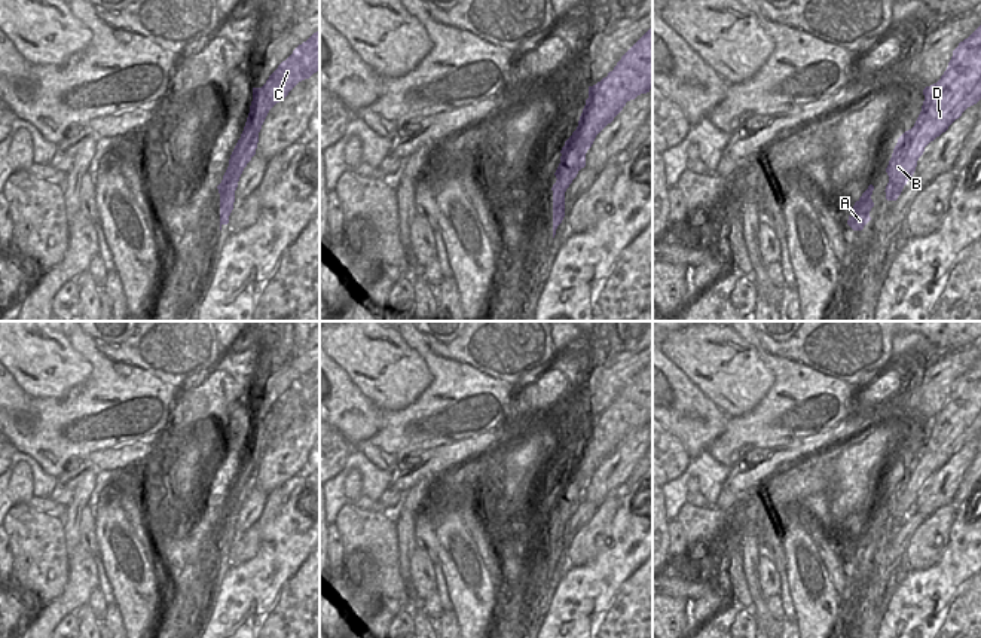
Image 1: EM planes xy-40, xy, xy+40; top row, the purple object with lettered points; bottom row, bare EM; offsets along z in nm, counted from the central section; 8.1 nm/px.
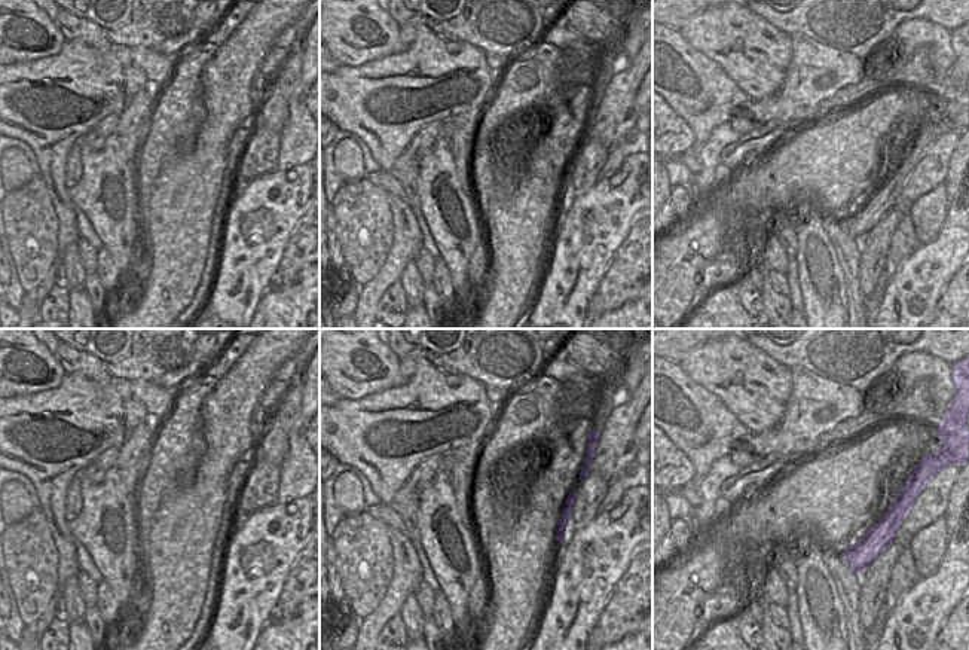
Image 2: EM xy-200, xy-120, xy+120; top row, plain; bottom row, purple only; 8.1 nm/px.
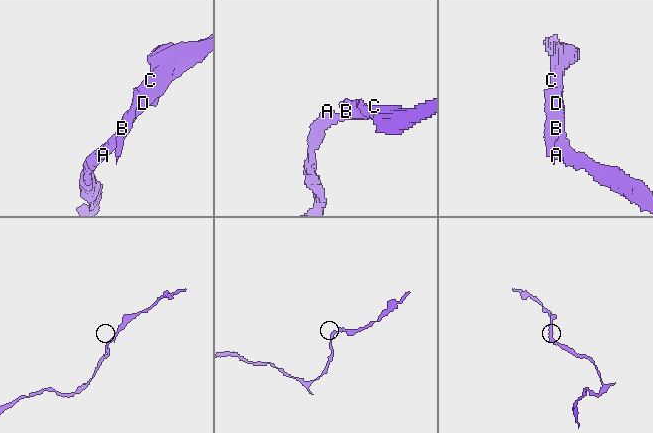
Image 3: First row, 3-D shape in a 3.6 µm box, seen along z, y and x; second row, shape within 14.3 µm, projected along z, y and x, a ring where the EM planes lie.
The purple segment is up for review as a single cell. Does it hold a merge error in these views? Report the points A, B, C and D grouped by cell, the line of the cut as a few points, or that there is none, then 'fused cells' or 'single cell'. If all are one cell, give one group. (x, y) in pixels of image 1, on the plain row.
A B C D | no cut | single cell

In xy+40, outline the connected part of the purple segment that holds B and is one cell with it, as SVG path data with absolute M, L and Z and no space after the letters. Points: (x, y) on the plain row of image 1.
M981 358L953 384L941 412L923 422L925 434L914 460L905 464L886 501L886 532L896 534L913 510L925 480L981 433Z

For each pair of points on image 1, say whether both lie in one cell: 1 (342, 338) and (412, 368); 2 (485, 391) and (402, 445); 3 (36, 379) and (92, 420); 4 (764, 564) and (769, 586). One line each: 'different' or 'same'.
1: same
2: same
3: different
4: same

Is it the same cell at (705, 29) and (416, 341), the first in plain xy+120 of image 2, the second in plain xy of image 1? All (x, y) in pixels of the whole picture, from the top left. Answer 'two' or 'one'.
two

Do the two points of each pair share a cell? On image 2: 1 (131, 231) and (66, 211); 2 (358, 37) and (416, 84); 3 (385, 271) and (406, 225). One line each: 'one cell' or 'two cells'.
1: two cells
2: two cells
3: one cell

